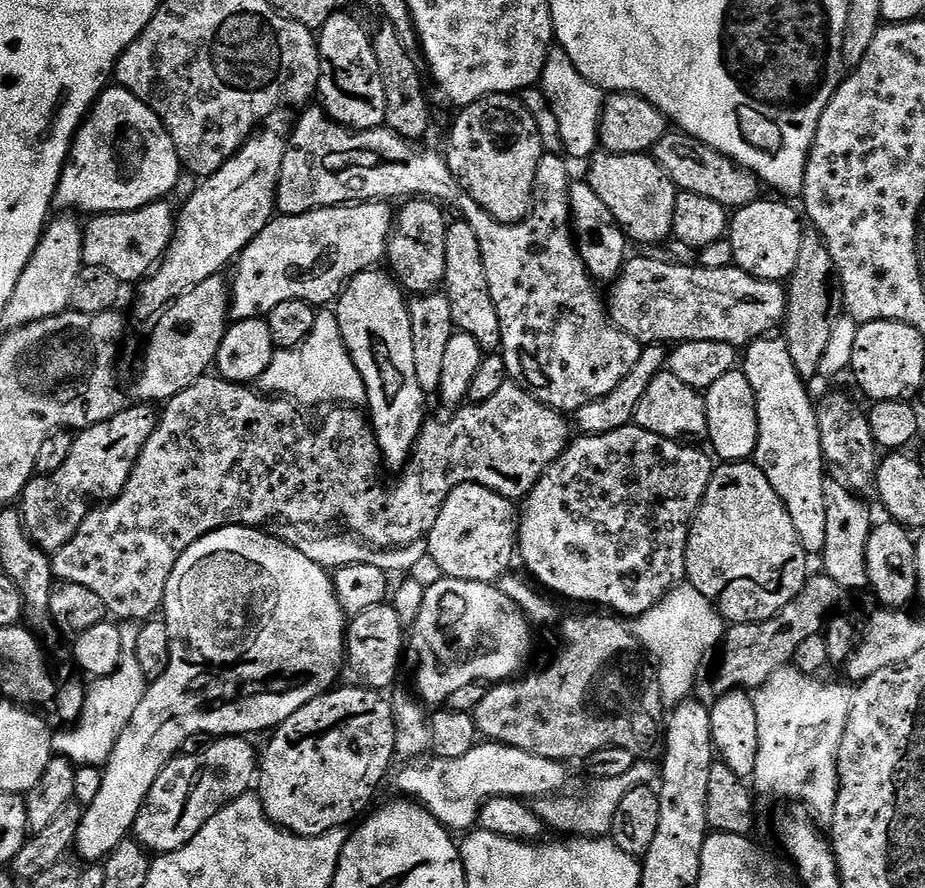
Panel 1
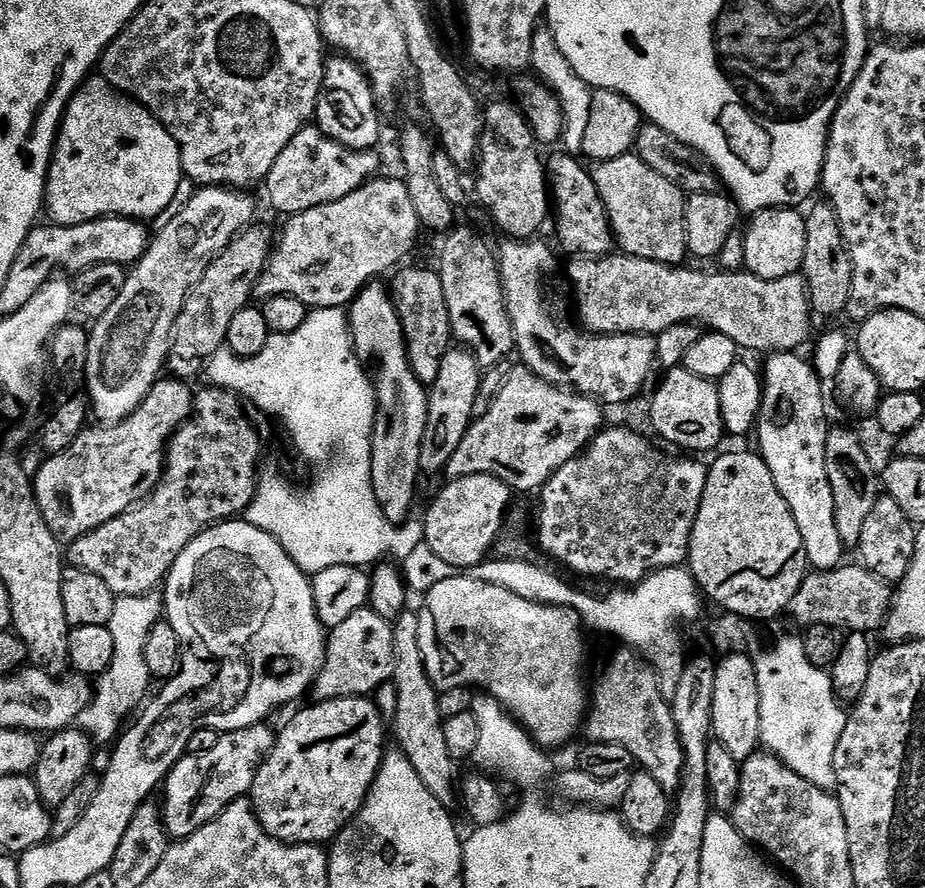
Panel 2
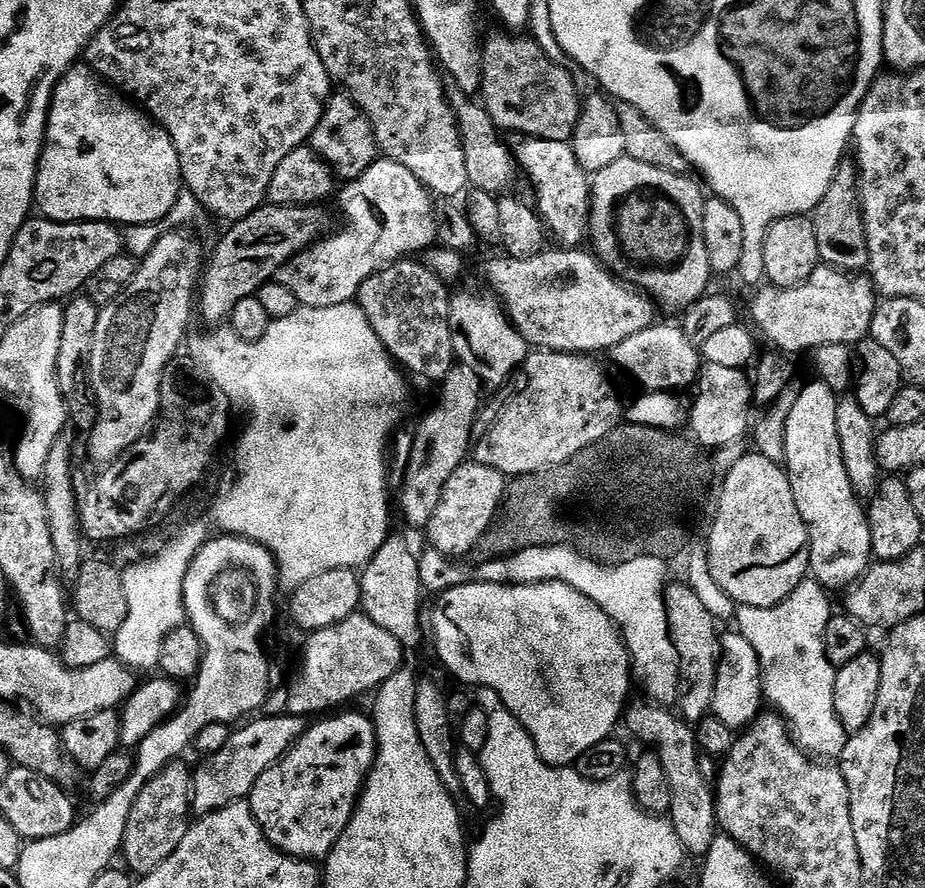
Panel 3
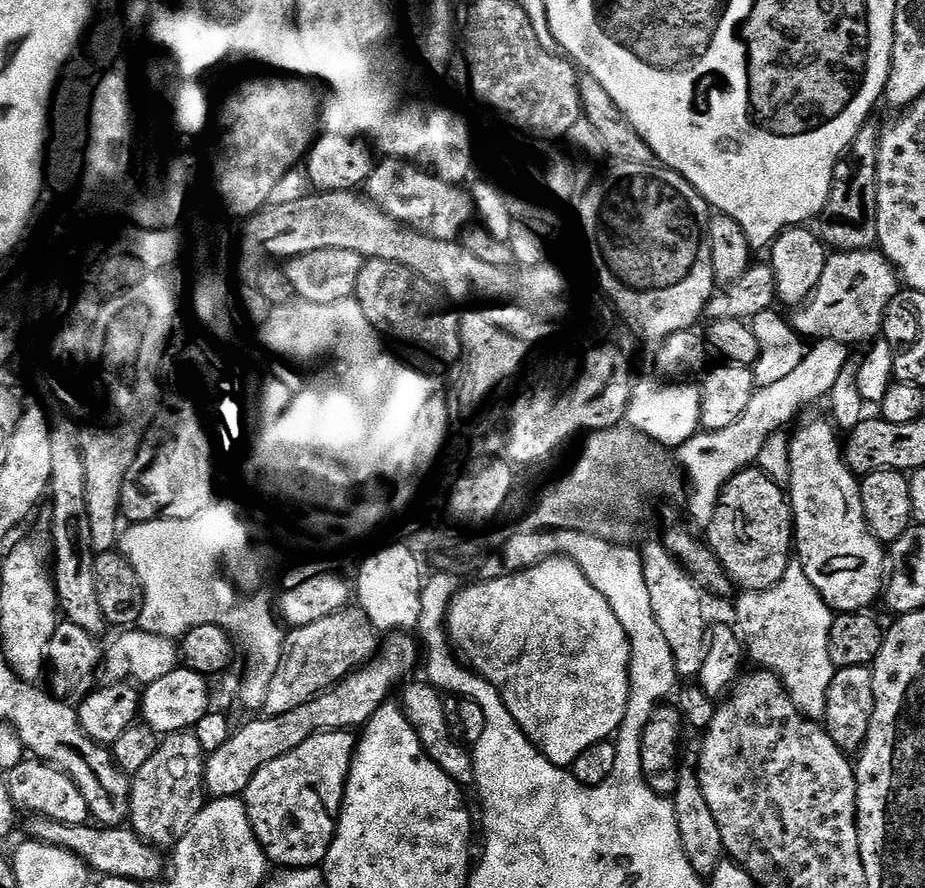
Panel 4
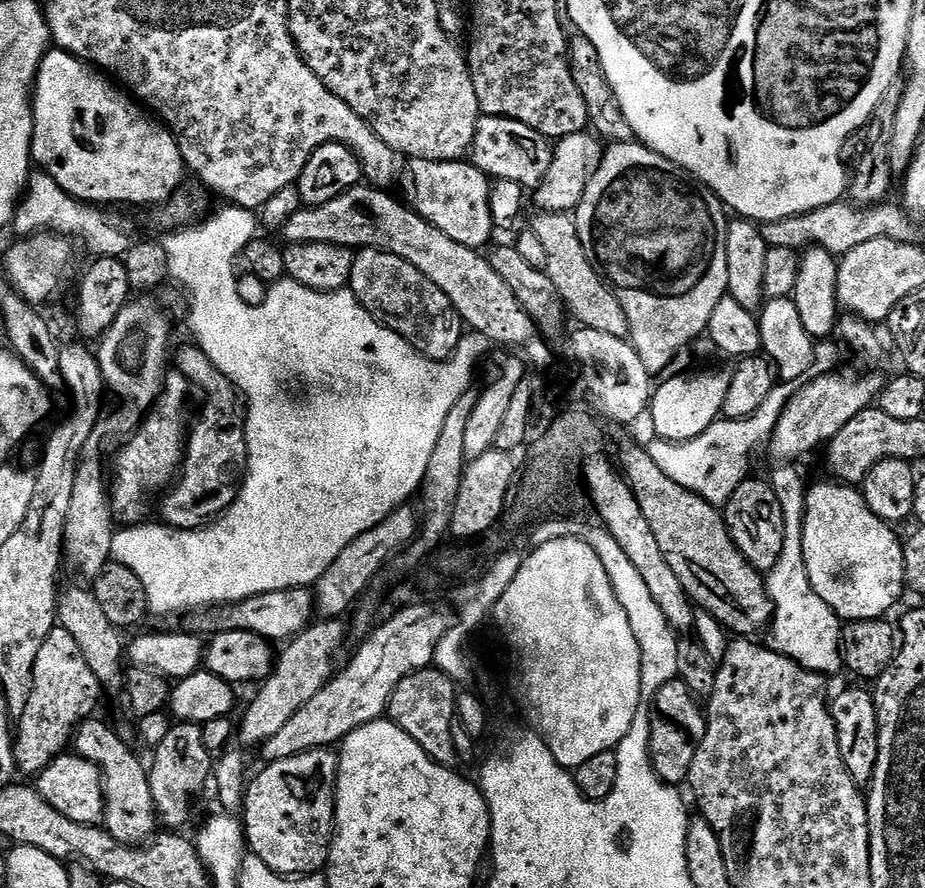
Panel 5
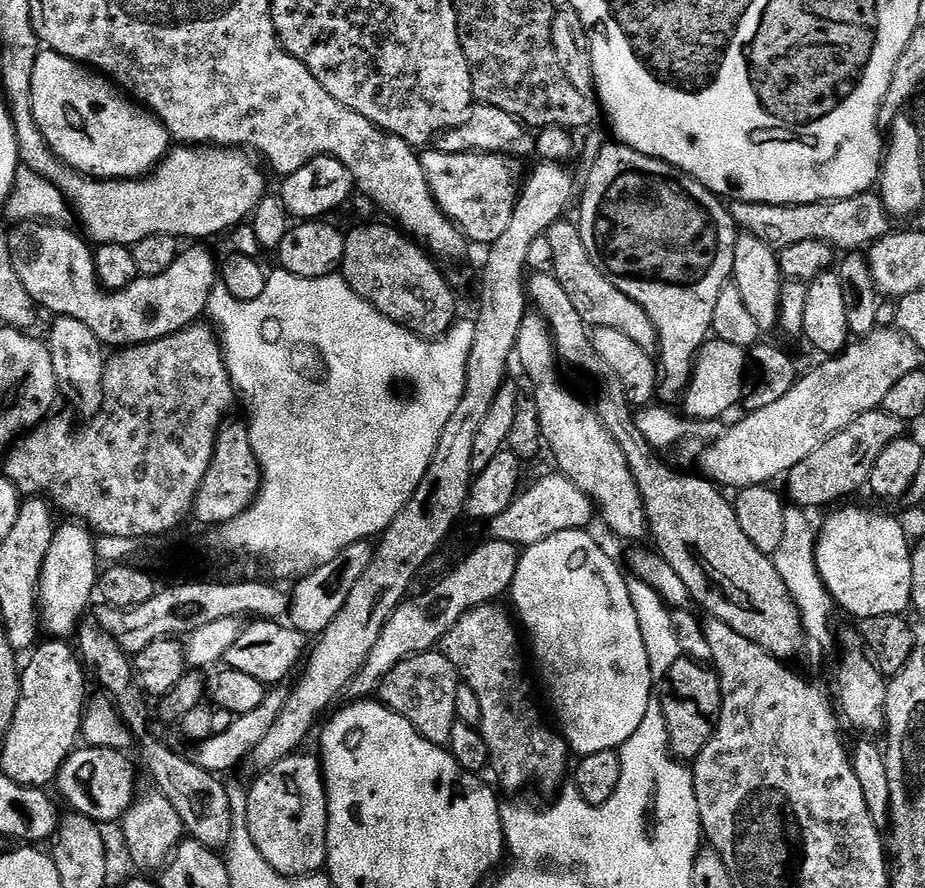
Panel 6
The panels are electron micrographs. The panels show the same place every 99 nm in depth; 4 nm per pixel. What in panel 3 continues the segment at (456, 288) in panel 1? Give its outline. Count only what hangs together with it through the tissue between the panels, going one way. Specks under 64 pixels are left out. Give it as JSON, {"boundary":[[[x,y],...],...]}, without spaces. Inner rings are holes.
{"boundary":[[[460,292],[451,297],[448,302],[448,317],[450,318],[450,334],[454,342],[456,359],[463,367],[472,368],[478,374],[481,385],[500,388],[512,376],[515,368],[519,369],[528,356],[530,345],[526,338],[517,330],[508,319],[499,300],[491,295],[483,296],[480,292]]]}

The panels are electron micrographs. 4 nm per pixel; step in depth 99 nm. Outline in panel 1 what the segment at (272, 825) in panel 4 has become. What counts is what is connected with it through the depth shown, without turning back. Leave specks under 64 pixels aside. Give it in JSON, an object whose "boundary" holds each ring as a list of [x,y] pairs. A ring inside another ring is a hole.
{"boundary":[[[343,687],[314,697],[309,704],[302,706],[302,710],[290,714],[290,718],[271,733],[272,741],[258,760],[258,795],[264,813],[272,823],[294,836],[324,836],[335,828],[348,826],[352,819],[355,821],[361,815],[359,812],[371,802],[392,758],[397,755],[396,719],[391,703],[385,697],[383,700],[379,691]]]}

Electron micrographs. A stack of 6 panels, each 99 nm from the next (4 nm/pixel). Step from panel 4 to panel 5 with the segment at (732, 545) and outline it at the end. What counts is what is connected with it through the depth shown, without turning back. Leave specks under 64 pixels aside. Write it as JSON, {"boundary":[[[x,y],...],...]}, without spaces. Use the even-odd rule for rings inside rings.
{"boundary":[[[748,478],[728,500],[722,512],[724,521],[728,523],[728,532],[738,546],[738,550],[761,574],[767,574],[778,562],[778,554],[782,554],[782,538],[784,522],[782,506],[774,496],[771,483]]]}

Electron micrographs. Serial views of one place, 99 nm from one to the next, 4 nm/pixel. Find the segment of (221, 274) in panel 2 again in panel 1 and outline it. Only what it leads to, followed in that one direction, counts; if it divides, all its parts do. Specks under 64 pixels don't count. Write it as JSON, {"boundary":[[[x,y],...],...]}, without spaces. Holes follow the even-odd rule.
{"boundary":[[[223,275],[206,278],[173,300],[155,321],[156,329],[144,352],[144,369],[136,380],[136,397],[140,402],[167,402],[186,390],[198,378],[209,375],[215,365],[218,346],[230,323],[230,284]]]}

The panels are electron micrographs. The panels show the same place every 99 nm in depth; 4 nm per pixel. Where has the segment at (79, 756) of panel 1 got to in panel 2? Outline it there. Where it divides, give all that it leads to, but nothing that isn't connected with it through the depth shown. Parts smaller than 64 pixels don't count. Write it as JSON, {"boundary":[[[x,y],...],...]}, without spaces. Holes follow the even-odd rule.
{"boundary":[[[159,595],[122,596],[117,599],[114,614],[110,614],[108,623],[108,629],[114,638],[114,662],[95,681],[92,700],[78,721],[79,727],[83,728],[93,741],[115,741],[129,723],[133,713],[145,703],[149,695],[148,684],[153,683],[150,670],[146,670],[144,653],[146,638],[160,619],[162,619],[162,600]],[[128,715],[130,715],[129,720]]]}

